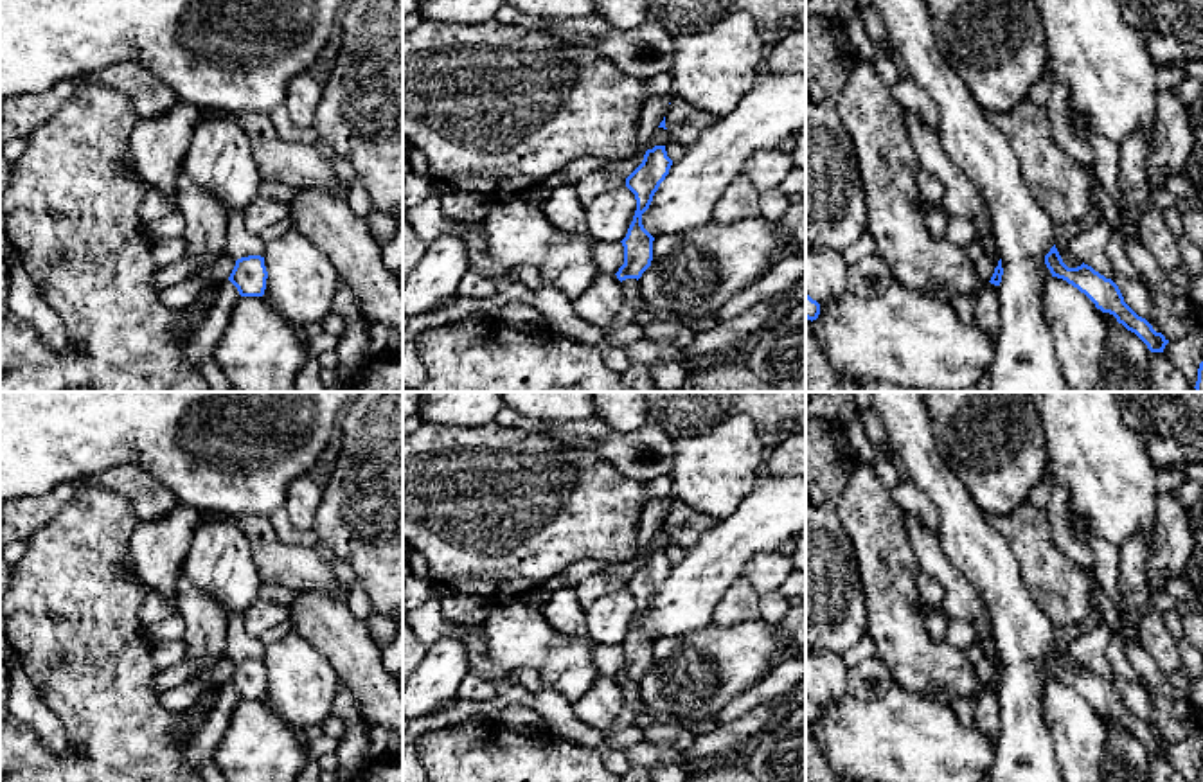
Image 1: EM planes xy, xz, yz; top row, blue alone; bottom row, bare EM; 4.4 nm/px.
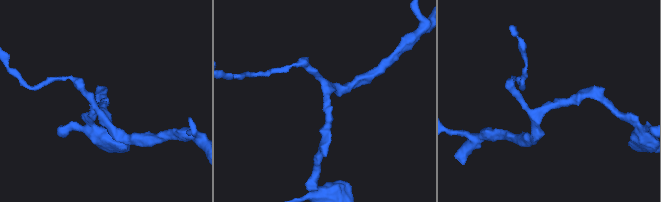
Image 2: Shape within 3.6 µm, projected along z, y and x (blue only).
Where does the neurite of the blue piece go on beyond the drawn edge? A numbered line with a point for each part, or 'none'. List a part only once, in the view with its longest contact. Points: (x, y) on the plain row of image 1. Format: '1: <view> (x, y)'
none

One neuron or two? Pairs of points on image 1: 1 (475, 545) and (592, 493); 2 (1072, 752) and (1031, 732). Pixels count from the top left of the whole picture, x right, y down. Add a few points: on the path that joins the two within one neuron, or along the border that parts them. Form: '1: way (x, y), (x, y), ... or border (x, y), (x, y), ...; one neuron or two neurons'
1: way (504, 516), (511, 509), (524, 506), (563, 506); one neuron
2: border (1042, 702), (1054, 757), (1060, 763); two neurons

